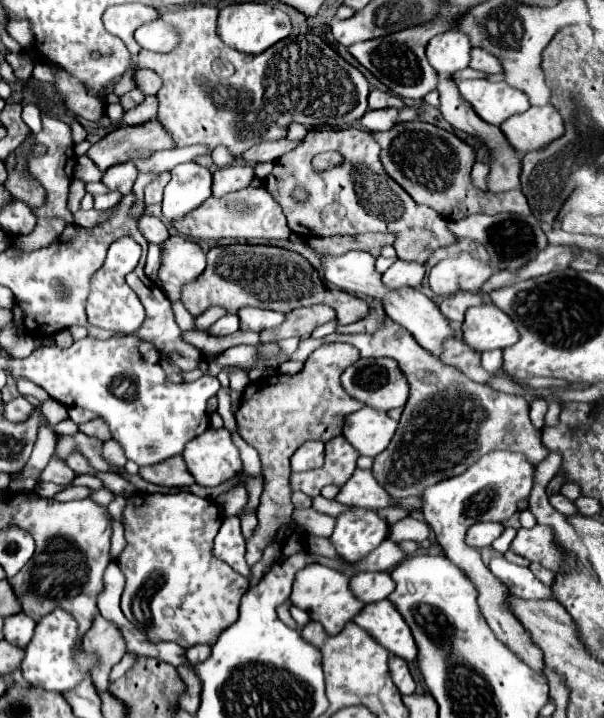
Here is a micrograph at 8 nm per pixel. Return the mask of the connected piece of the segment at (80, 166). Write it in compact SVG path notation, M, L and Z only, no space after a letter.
M79 156L75 164L75 176L83 182L97 182L101 178L101 170L89 156Z

